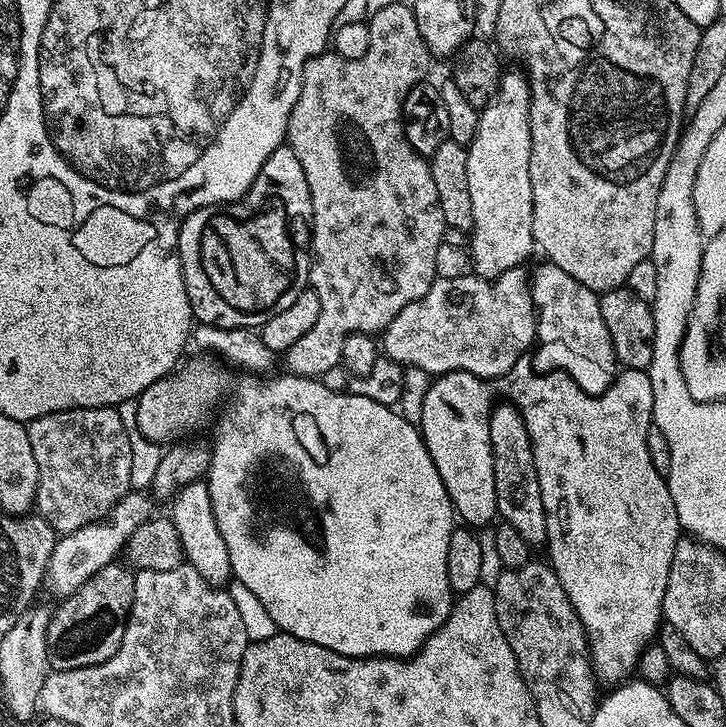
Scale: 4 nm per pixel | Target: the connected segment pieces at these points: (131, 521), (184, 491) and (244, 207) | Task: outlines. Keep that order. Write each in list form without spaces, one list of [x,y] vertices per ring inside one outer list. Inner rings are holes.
[[[129,491],[113,506],[104,519],[82,526],[79,530],[63,533],[57,539],[45,571],[46,586],[47,588],[49,586],[51,592],[57,595],[56,597],[59,599],[69,597],[94,573],[113,563],[123,551],[130,535],[152,518],[154,509],[152,509],[151,497],[147,493],[144,495],[136,491]]]
[[[192,480],[179,488],[171,497],[172,512],[170,519],[178,530],[178,538],[182,542],[184,558],[190,567],[198,570],[206,582],[214,586],[224,586],[233,579],[230,566],[230,550],[226,550],[226,542],[222,538],[222,530],[218,530],[218,522],[214,518],[214,506],[210,502],[210,490],[204,480]]]
[[[285,142],[266,158],[241,200],[230,204],[209,204],[185,218],[180,227],[180,265],[192,315],[201,324],[220,328],[259,329],[274,314],[286,310],[310,284],[312,203],[306,174],[294,150]]]

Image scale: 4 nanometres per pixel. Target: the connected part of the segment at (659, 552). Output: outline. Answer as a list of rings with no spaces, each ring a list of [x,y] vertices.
[[[525,354],[522,358],[518,358],[518,362],[514,362],[514,366],[510,366],[507,376],[499,377],[504,384],[502,396],[507,403],[520,411],[526,422],[526,430],[530,434],[530,442],[534,450],[534,466],[538,470],[538,486],[542,486],[542,506],[546,514],[546,534],[548,535],[546,553],[548,552],[549,556],[547,559],[553,571],[556,572],[567,598],[577,611],[584,632],[588,635],[588,656],[592,660],[592,670],[597,681],[601,685],[616,686],[633,675],[642,650],[657,639],[657,631],[662,623],[664,611],[666,582],[670,574],[670,566],[674,562],[674,546],[682,538],[678,510],[674,498],[670,498],[665,473],[654,470],[654,462],[650,462],[648,432],[654,427],[652,423],[654,390],[650,386],[650,378],[643,380],[634,374],[620,374],[602,395],[591,396],[586,394],[586,390],[582,390],[578,382],[574,382],[574,378],[570,378],[566,372],[547,371],[532,373],[531,355]]]

